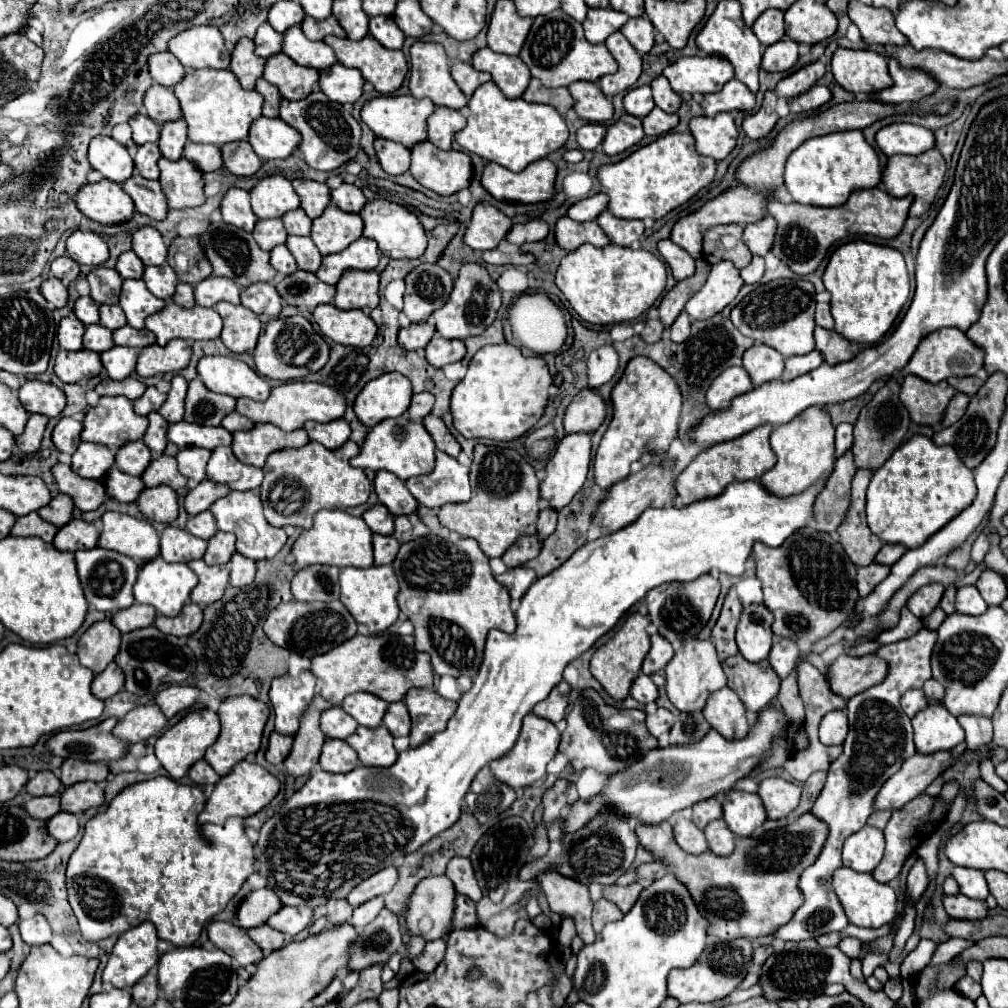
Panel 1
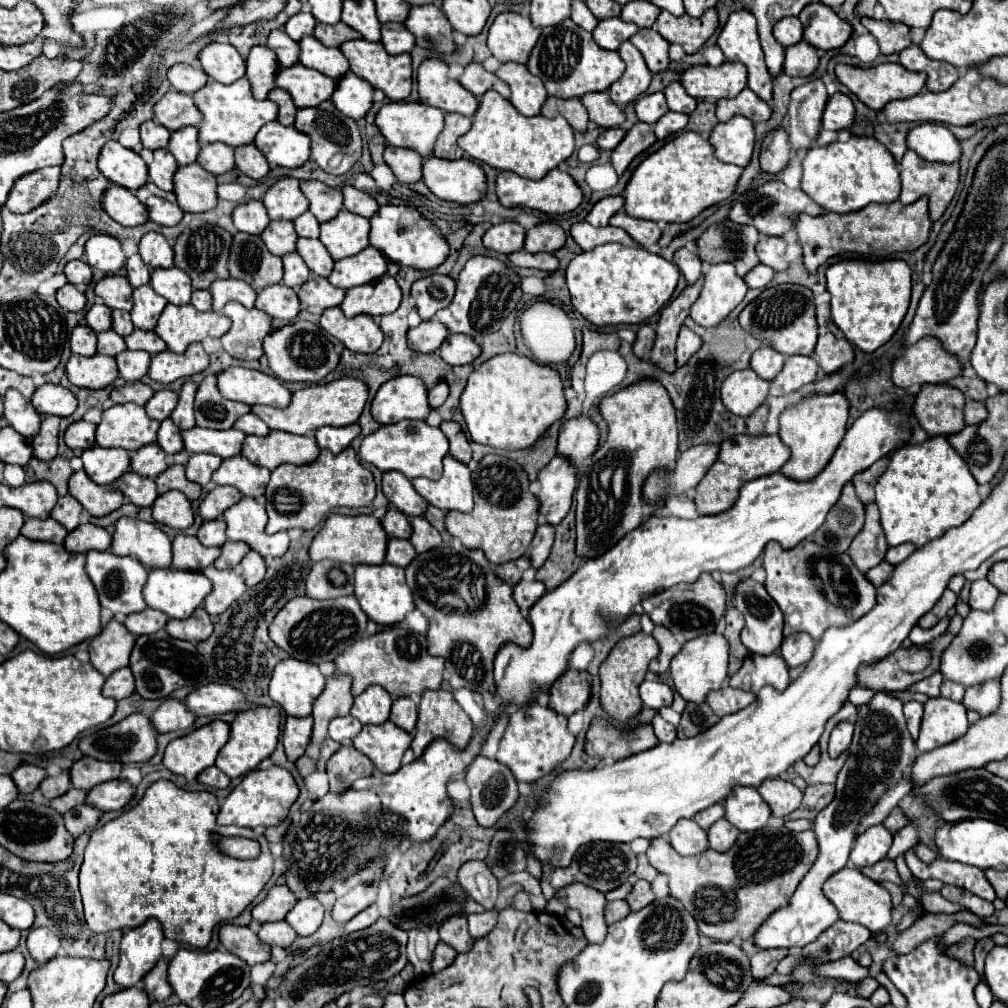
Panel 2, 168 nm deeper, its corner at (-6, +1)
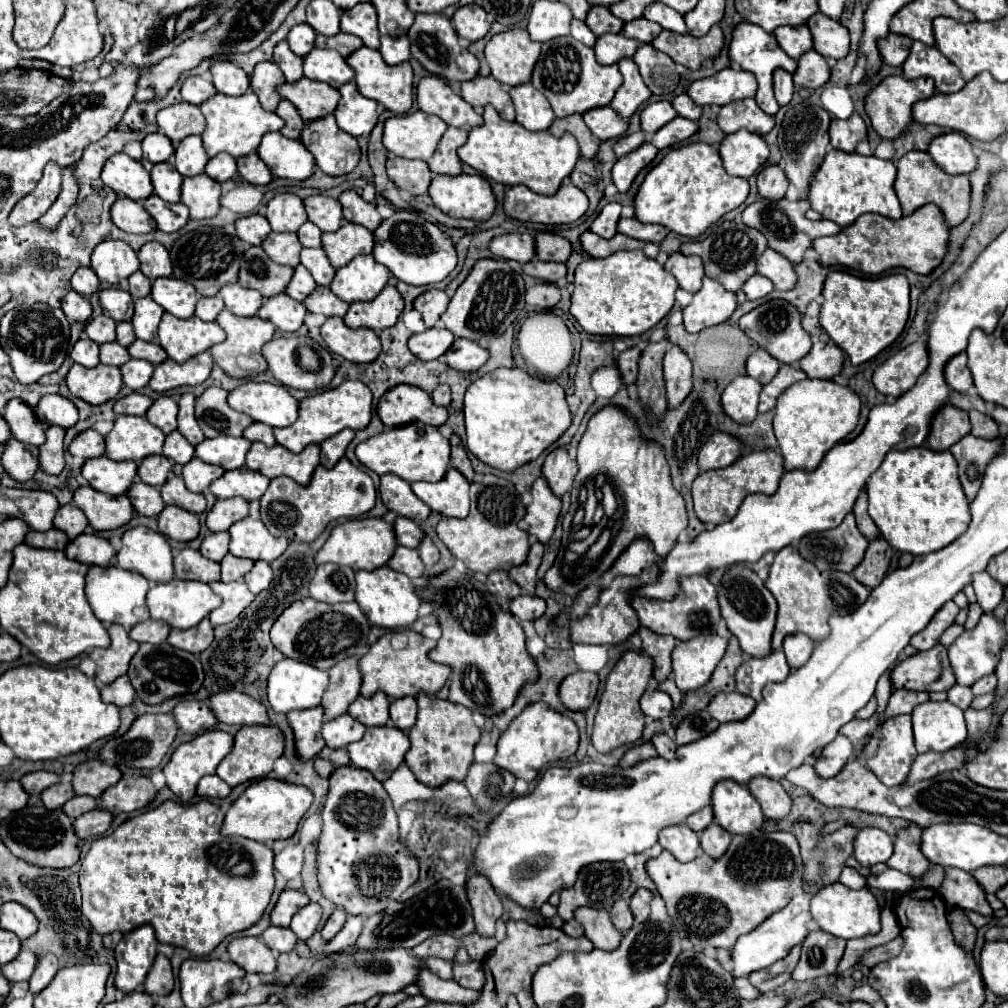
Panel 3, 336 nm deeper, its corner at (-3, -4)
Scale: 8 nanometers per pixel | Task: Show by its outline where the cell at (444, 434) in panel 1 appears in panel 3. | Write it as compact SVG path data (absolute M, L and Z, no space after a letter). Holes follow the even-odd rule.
M454 434L454 436L450 438L450 444L452 444L452 458L450 458L452 468L460 470L460 472L472 482L472 480L474 480L474 470L472 470L472 464L470 464L470 460L468 460L468 452L466 452L460 436Z

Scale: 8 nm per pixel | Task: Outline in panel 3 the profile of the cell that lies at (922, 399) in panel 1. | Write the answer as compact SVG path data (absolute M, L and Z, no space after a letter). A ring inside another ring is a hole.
M946 404L932 420L932 428L930 434L926 438L926 444L932 450L944 452L950 446L954 446L956 442L960 442L966 434L970 434L970 420L968 420L968 412L954 408L952 404Z

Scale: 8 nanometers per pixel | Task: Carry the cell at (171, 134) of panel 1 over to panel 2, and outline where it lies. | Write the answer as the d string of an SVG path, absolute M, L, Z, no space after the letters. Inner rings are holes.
M183 127L171 133L169 139L169 151L177 159L179 165L189 165L197 159L199 153L199 139L197 139L197 127Z

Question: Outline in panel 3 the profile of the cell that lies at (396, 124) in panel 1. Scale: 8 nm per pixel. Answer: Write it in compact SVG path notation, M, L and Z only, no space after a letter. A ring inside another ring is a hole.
M420 110L414 114L392 116L384 124L384 146L400 158L428 160L446 128L444 120Z

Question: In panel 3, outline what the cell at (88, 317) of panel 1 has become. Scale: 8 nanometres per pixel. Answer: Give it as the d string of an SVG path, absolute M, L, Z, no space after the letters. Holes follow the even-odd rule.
M100 314L86 324L86 334L96 344L106 344L116 340L116 322L108 314Z

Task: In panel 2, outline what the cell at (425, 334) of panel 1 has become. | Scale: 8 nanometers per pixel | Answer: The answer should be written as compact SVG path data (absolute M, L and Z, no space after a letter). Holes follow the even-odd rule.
M431 319L431 321L425 321L425 323L409 329L407 343L417 353L431 353L431 351L439 349L439 345L443 343L443 339L447 335L449 335L449 331L437 319Z

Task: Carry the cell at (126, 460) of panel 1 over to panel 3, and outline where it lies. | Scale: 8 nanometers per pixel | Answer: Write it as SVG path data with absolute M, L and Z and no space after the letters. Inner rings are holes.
M152 456L152 458L144 458L144 462L140 462L138 466L138 476L142 482L154 486L154 488L160 488L168 474L172 470L172 462L166 458L166 456Z

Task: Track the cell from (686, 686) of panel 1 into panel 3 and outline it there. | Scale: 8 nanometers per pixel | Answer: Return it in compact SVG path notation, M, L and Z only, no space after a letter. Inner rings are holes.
M718 634L696 636L680 642L672 652L672 670L676 686L682 692L696 690L708 682L714 668L726 652L728 640Z

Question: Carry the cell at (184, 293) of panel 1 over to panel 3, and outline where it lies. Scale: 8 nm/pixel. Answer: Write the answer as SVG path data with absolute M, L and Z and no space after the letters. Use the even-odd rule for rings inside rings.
M220 296L200 298L200 302L196 304L196 316L204 322L214 322L220 310L224 310L224 300Z

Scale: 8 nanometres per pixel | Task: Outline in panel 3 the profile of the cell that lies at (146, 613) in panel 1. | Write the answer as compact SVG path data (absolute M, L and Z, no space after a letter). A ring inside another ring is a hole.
M148 620L148 622L140 622L140 626L134 626L130 630L130 636L136 640L136 642L150 642L150 644L162 644L168 634L170 634L170 626L162 620Z

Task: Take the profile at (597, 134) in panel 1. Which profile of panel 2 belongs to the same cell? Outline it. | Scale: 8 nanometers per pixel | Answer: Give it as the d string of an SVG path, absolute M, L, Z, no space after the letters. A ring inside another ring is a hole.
M613 127L613 129L605 129L599 139L597 139L597 147L599 149L605 149L605 151L611 151L617 147L617 143L623 139L625 131L621 127Z

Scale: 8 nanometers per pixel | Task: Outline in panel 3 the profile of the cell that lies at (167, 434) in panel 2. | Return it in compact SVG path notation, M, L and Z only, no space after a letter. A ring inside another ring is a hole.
M176 430L176 432L172 432L172 434L166 436L162 454L164 454L166 458L170 458L172 462L184 466L184 464L194 456L194 446Z

